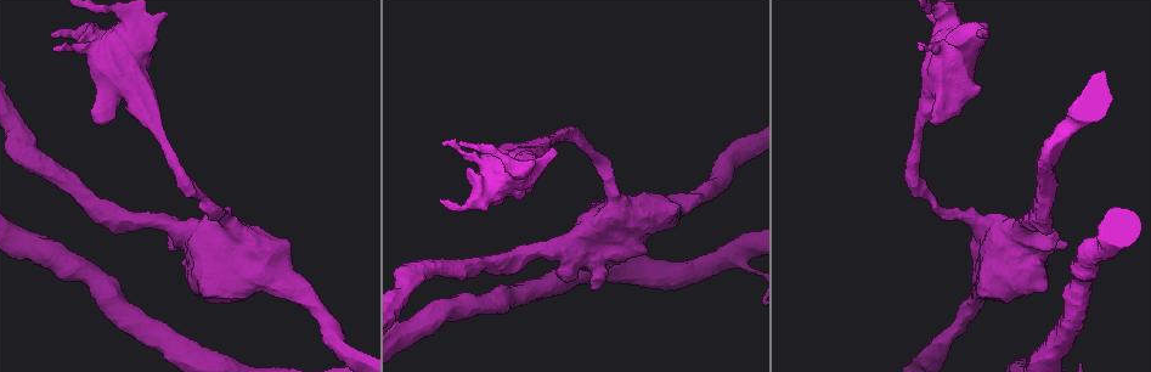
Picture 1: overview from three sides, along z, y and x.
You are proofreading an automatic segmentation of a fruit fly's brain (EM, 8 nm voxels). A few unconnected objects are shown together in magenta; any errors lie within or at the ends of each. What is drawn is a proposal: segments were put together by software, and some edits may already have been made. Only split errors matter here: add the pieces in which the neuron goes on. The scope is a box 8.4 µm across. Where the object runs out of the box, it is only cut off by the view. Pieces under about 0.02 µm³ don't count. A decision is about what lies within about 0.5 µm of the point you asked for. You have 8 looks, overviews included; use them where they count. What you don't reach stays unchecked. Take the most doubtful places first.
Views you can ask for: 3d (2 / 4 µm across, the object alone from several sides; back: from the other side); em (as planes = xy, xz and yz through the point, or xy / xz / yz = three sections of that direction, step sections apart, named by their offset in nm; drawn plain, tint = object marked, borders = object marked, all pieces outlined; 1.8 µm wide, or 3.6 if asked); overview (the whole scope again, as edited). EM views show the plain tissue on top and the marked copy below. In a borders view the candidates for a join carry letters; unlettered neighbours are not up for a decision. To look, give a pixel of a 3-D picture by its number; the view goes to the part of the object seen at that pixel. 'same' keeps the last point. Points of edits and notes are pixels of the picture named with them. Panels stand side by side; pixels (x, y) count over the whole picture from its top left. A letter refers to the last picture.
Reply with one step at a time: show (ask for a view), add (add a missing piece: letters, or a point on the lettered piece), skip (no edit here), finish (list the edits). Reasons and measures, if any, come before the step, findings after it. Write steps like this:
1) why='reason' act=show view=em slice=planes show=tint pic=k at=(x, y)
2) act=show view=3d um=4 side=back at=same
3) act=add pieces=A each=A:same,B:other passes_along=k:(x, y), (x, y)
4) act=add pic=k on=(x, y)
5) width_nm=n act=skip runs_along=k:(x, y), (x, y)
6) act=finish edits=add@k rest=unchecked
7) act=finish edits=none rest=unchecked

why='free end' act=show view=em slice=xy step=16 show=tint pic=1 at=(441, 202)

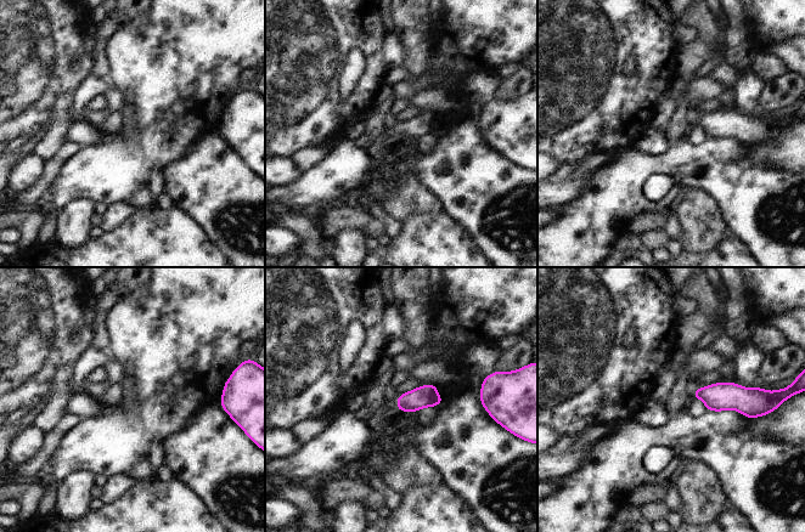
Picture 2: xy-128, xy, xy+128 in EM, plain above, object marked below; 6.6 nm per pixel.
act=show view=em slice=planes show=borders at=same

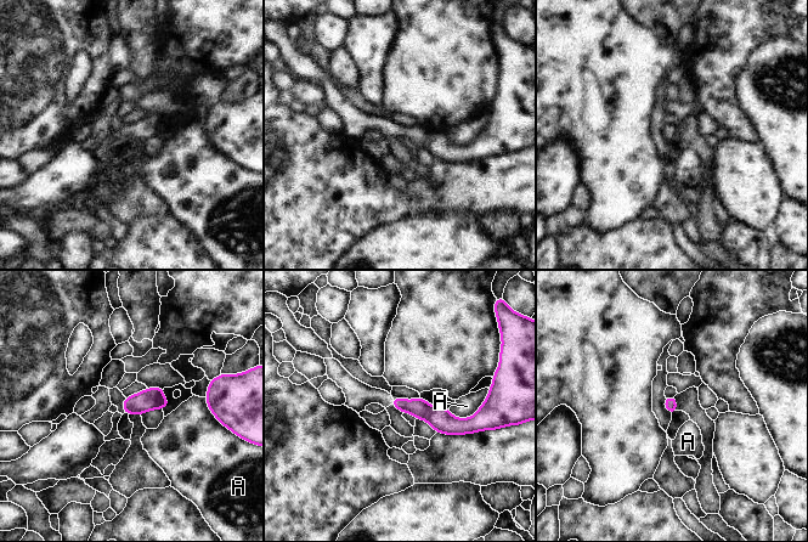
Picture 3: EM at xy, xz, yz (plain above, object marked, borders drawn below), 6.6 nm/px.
act=skip each=A:other runs_along=3:(395, 401), (445, 423), (472, 419) found='no lettered piece goes on from it'

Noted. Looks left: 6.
why='thick end' act=show view=3d um=4 pic=1 at=(168, 14)

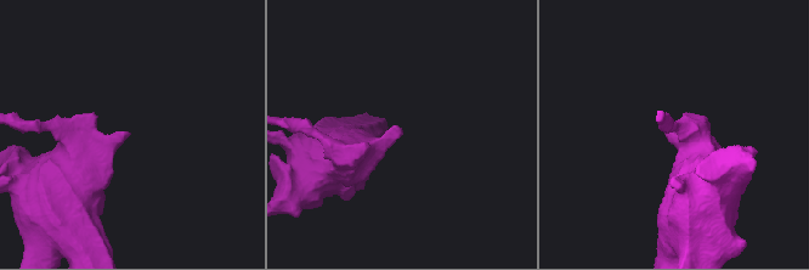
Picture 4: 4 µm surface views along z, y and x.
act=show view=em slice=planes show=tint pic=4 at=(400, 133)

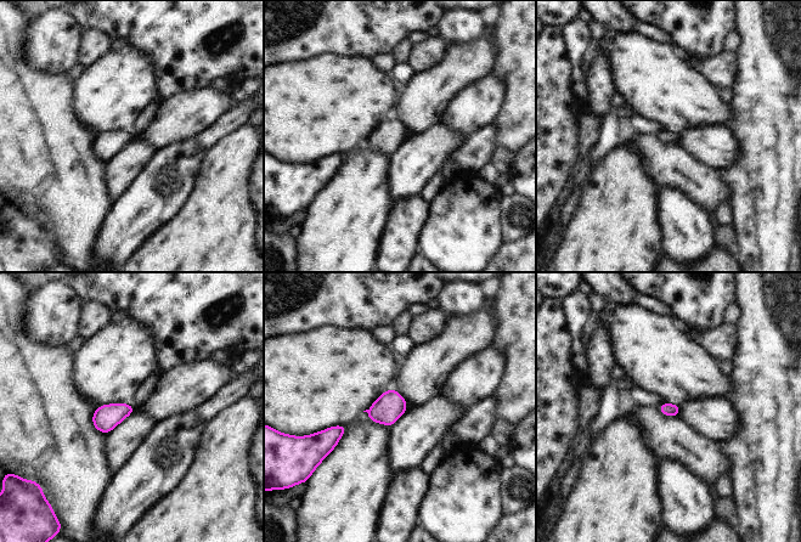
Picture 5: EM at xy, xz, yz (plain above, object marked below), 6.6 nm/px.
act=show view=em slice=planes show=borders at=same

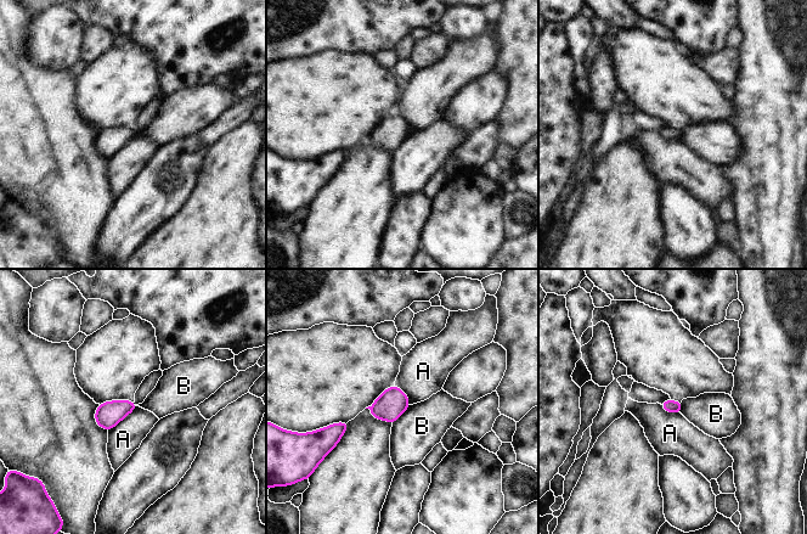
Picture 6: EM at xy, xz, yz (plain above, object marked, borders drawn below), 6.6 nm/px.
act=skip each=A:other,B:other border=6:(410, 405), (393, 423) found='none of them fits'

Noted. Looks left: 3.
why='thick end' act=show view=3d um=4 pic=1 at=(555, 274)

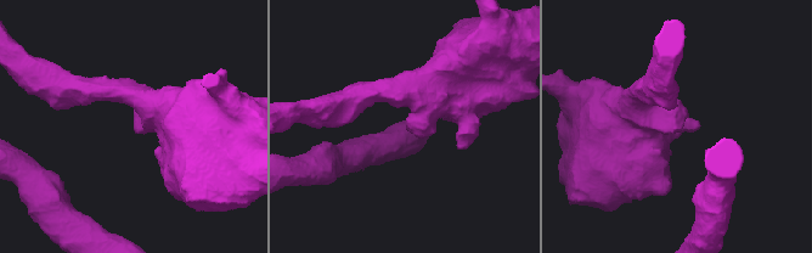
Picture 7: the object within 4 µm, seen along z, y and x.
why='need the tissue' act=show view=em slice=planes show=borders pic=7 at=(677, 127)

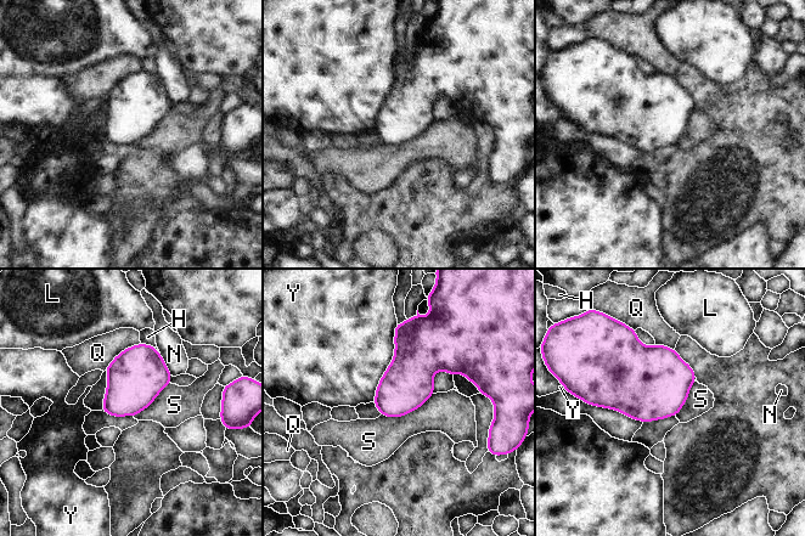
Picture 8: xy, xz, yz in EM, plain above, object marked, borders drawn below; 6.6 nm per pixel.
act=skip each=H:other,L:other,N:other,Q:other,S:other,Y:other border=8:(434, 394), (401, 416), (381, 415) found='none of them fits'

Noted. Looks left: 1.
act=finish edits=none rest=unchecked

